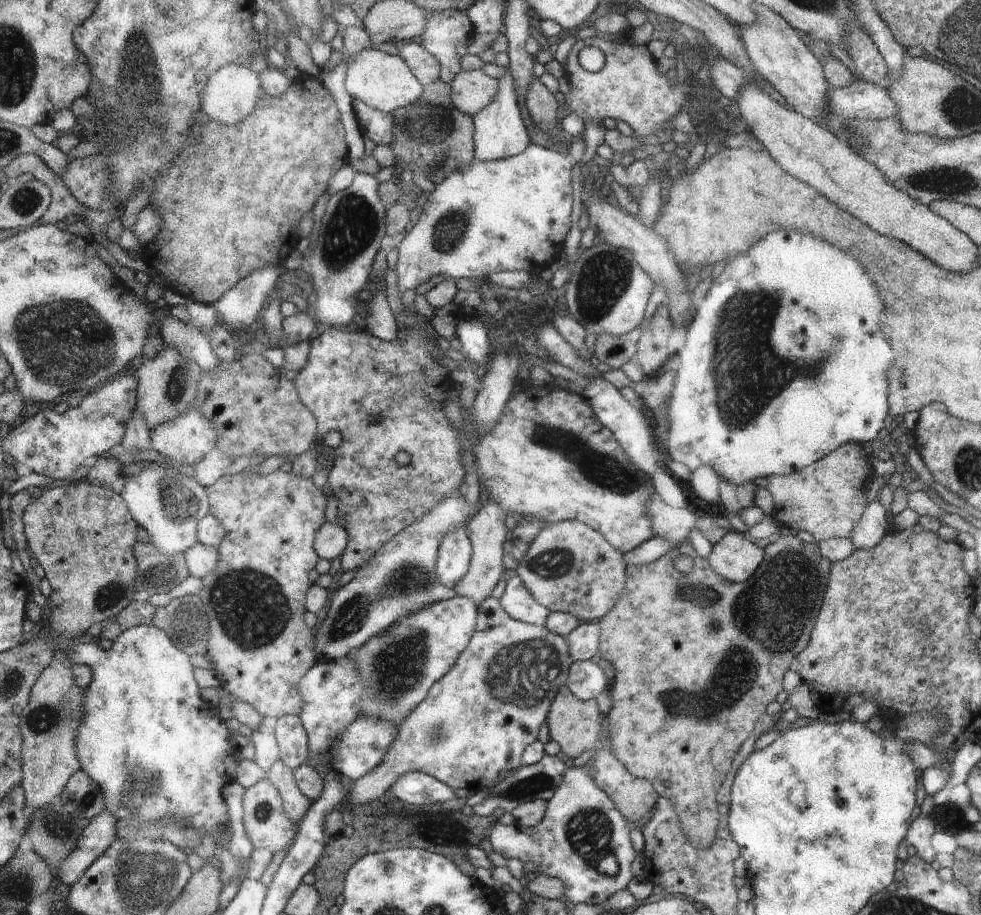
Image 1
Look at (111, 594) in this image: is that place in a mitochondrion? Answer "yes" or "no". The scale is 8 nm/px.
yes

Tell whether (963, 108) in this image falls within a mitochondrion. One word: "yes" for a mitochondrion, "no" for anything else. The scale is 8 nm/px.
yes

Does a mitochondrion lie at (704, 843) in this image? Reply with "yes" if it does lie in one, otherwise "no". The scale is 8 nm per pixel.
no

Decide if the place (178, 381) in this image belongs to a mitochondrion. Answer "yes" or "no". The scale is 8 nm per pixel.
yes

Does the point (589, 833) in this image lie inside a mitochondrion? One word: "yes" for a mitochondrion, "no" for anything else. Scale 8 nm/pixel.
yes

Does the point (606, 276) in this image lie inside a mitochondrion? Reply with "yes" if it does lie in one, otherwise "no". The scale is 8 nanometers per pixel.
yes

